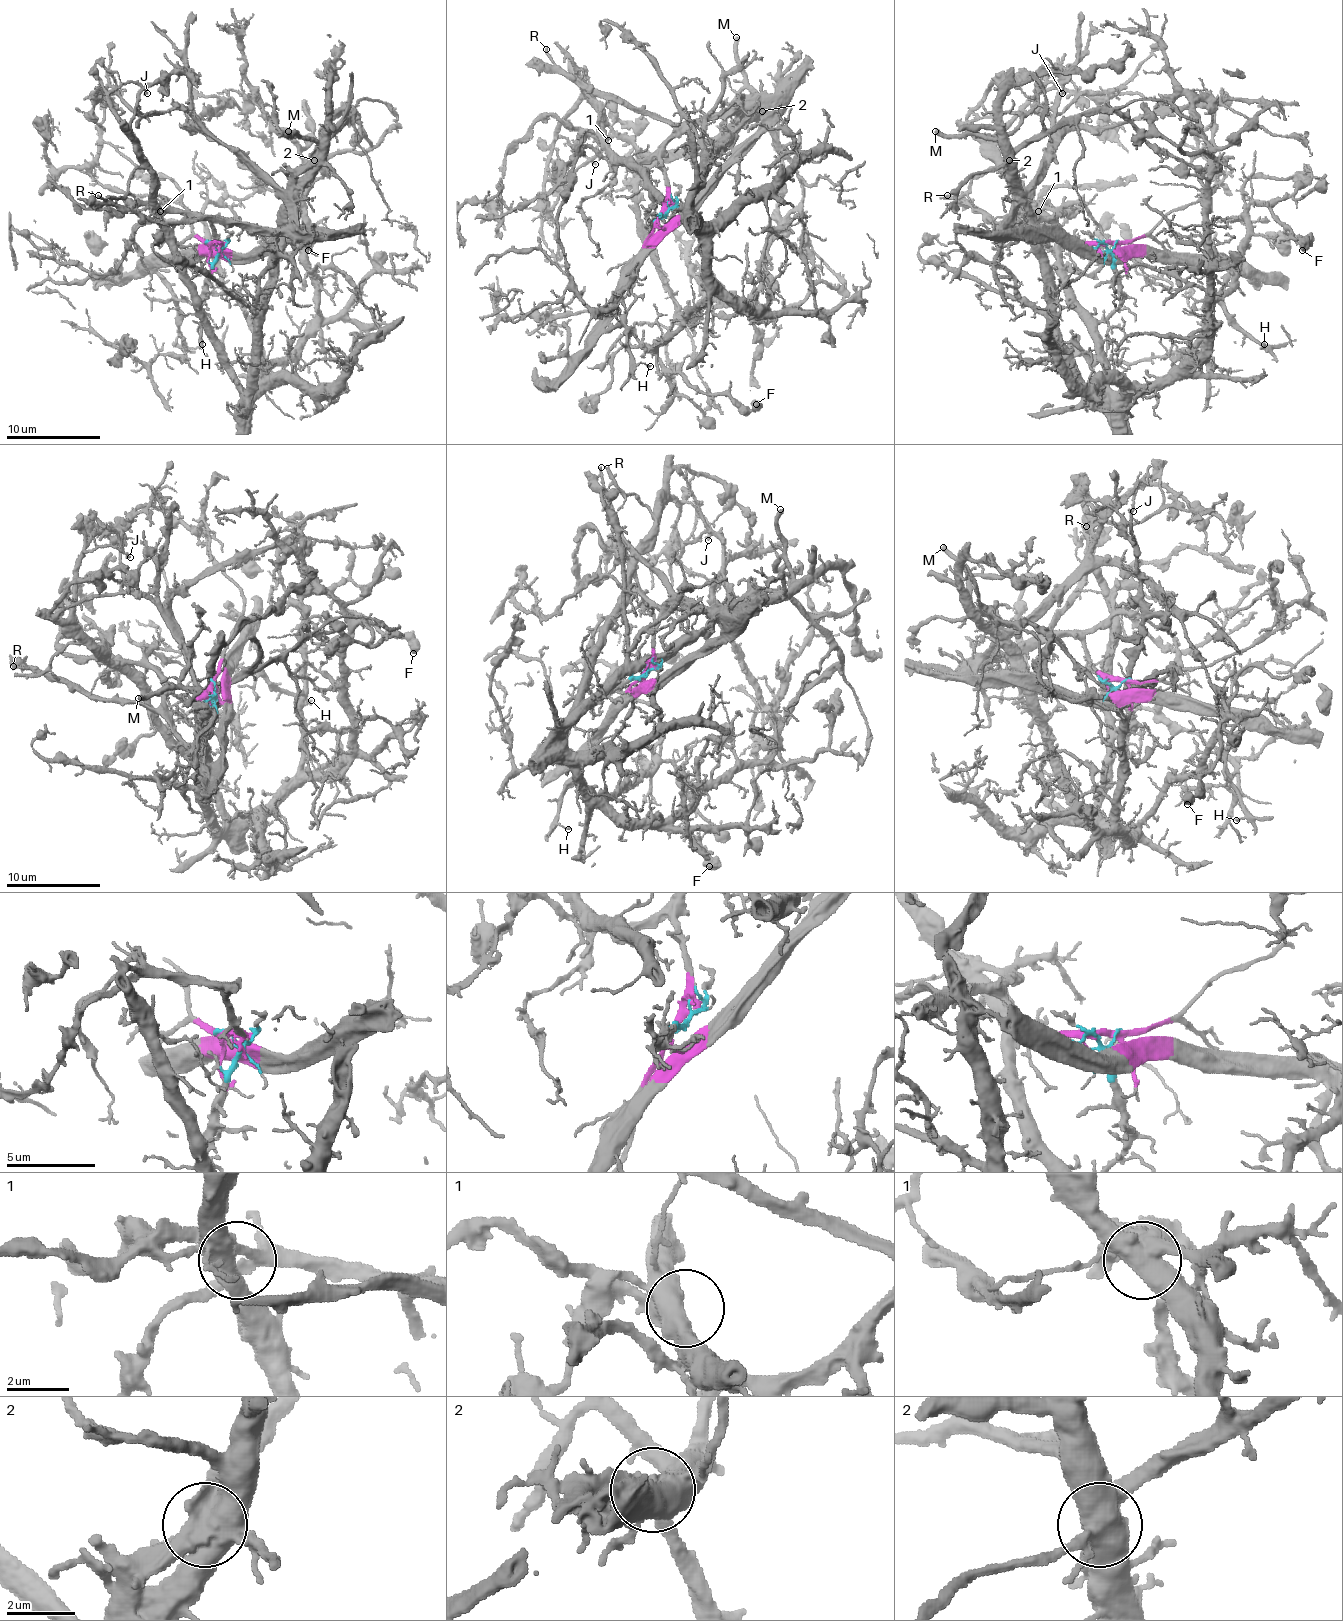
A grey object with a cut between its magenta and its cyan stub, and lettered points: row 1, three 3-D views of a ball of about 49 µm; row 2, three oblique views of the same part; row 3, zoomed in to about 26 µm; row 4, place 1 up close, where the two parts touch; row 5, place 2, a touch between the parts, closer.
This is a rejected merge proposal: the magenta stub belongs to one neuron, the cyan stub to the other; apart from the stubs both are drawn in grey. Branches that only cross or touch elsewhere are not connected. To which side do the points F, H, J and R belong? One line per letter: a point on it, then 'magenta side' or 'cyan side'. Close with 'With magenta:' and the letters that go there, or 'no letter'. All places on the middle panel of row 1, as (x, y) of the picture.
F: (756, 404) | cyan side
H: (650, 366) | magenta side
J: (595, 164) | cyan side
R: (546, 49) | magenta side
With magenta: H, R

